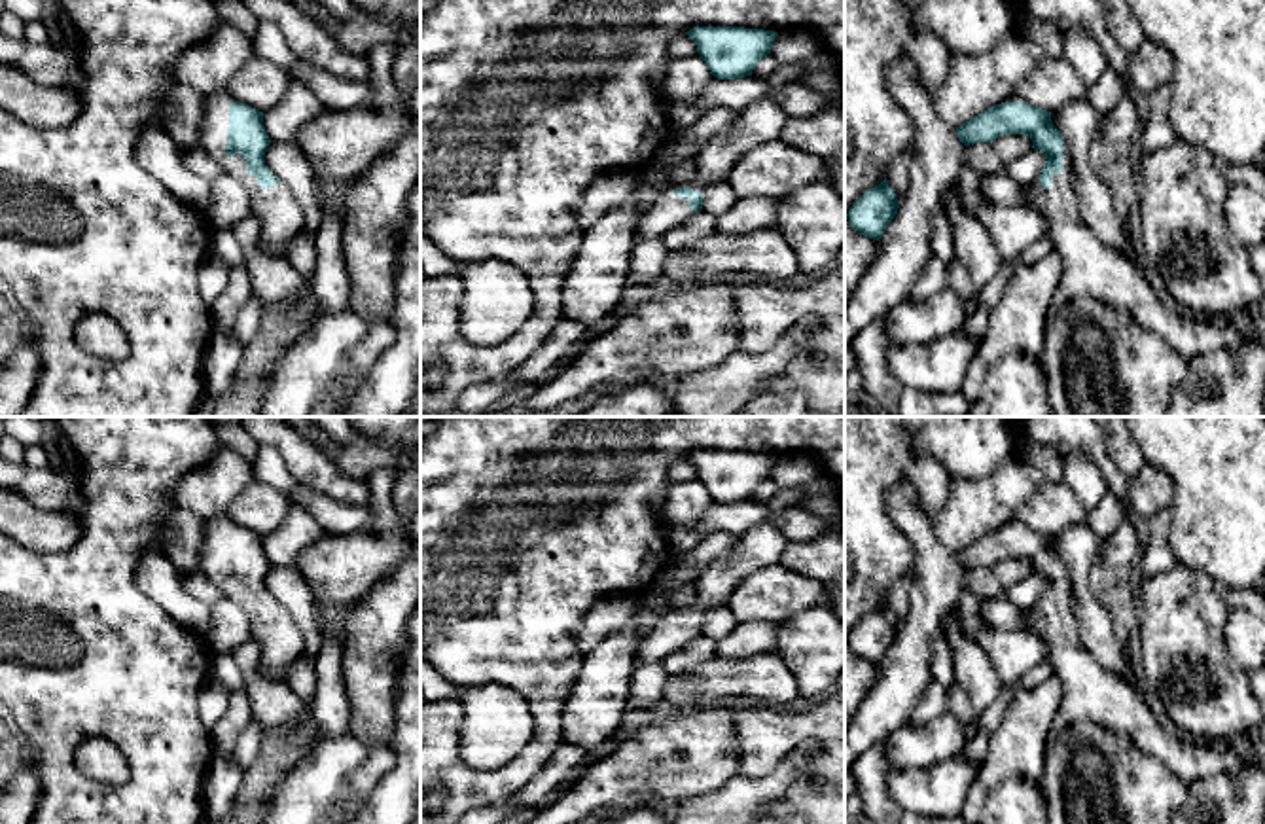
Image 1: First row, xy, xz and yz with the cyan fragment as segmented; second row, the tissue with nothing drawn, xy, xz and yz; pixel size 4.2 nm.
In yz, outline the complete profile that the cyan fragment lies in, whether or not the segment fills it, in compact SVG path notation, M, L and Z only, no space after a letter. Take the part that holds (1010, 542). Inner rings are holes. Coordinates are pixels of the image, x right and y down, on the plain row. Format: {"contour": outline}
{"contour": "M1013 519L956 551L964 570L992 568L1004 559L1024 559L1047 585L1040 600L1023 610L1026 629L1047 644L1047 663L1060 680L1059 712L1049 739L1089 720L1129 737L1138 750L1161 760L1184 784L1220 773L1238 773L1248 763L1235 754L1208 748L1193 737L1168 733L1142 695L1104 669L1083 646L1074 614L1072 585L1051 536Z"}

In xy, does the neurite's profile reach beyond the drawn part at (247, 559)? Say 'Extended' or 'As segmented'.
Extended

